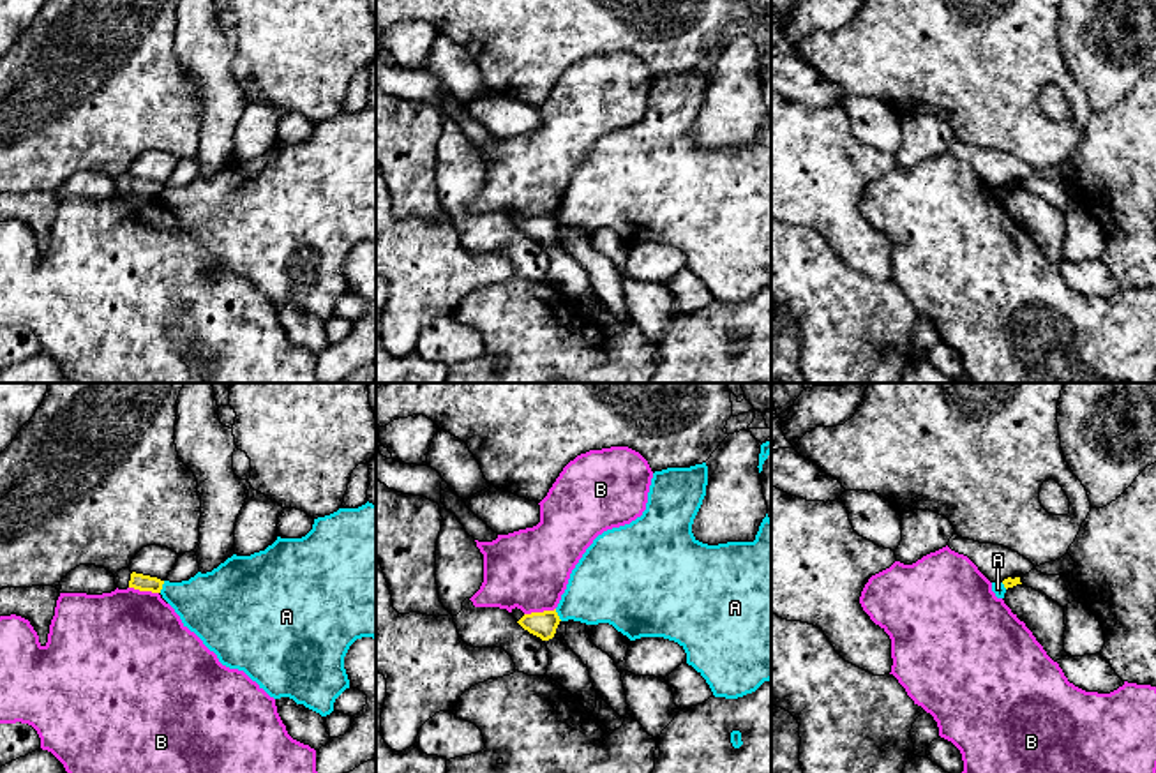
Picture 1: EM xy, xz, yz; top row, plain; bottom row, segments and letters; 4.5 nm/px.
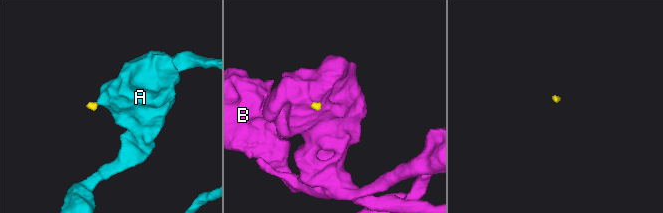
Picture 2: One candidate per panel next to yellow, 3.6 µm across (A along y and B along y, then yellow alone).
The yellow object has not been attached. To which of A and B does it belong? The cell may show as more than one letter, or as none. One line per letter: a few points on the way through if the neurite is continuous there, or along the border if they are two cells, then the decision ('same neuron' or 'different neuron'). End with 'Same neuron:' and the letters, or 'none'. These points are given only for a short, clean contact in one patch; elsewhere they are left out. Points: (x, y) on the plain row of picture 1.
A: along xy (165, 186), (159, 196) | different neuron
B: along xz (555, 212), (525, 219) | different neuron
Same neuron: none

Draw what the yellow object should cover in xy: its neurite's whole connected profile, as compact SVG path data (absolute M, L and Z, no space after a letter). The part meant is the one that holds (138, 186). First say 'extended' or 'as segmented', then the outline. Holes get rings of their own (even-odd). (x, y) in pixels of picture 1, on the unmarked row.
extended | M122 173L115 180L118 194L134 192L139 196L161 198L164 185L143 178L136 178L131 173Z

